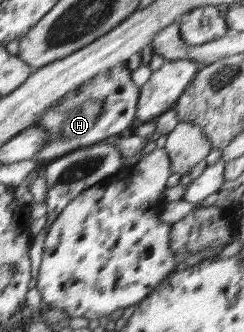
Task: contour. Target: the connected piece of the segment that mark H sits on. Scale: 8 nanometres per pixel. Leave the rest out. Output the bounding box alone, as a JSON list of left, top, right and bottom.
[34,62,140,165]

